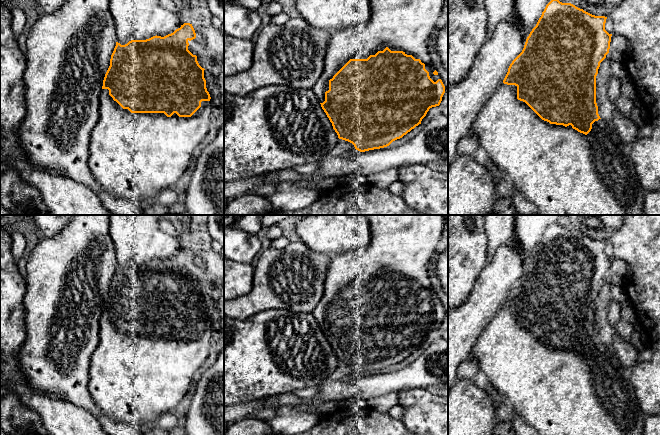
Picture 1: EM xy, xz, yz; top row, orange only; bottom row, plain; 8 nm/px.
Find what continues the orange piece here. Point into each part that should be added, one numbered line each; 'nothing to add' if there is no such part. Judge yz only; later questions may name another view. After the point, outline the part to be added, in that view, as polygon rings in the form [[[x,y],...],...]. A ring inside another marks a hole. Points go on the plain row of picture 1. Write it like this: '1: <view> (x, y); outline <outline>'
1: yz (557, 392); outline [[[501,306],[482,332],[471,357],[487,375],[491,392],[505,400],[538,435],[643,435],[646,415],[634,388],[624,378],[625,368],[603,343],[595,345],[587,359],[571,349],[550,348],[517,323],[517,310]]]

